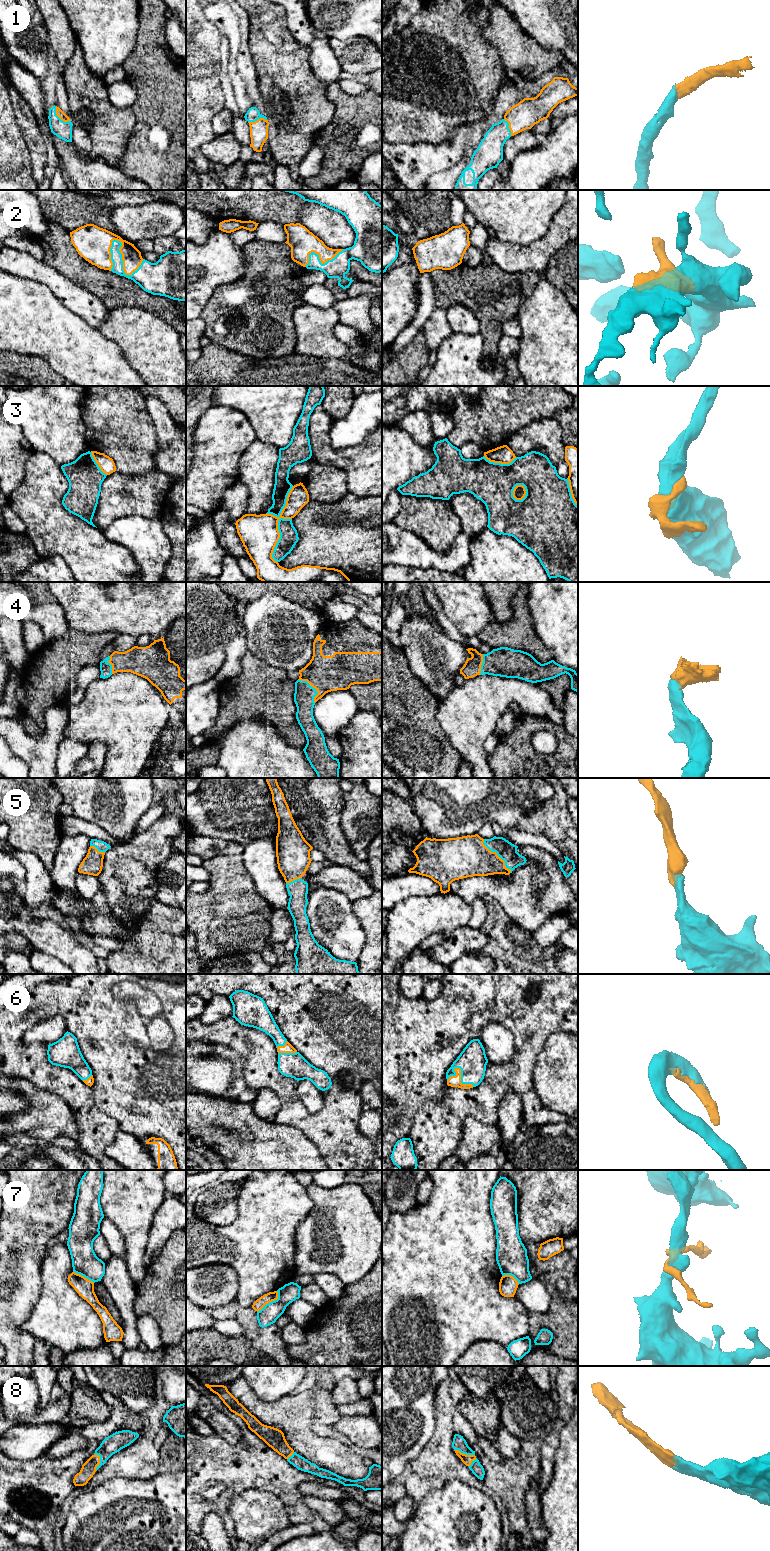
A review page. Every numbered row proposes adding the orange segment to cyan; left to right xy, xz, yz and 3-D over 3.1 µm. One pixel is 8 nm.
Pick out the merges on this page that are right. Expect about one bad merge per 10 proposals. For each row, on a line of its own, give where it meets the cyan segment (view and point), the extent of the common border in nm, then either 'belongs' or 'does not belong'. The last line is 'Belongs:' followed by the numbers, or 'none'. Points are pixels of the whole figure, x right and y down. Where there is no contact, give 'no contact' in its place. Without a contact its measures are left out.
1: meets cyan in xy at (58, 117); contact 170 nm long; belongs
2: meets cyan in xy at (122, 264); contact 320 nm long; belongs
3: meets cyan in xz at (278, 524); contact 650 nm long; does not belong
4: meets cyan in xz at (312, 687); contact 240 nm long; belongs
5: meets cyan in yz at (497, 854); contact 340 nm long; belongs
6: meets cyan in yz at (461, 1072); contact 220 nm long; belongs
7: meets cyan in xz at (270, 1302); contact 240 nm long; does not belong
8: meets cyan in xy at (100, 1461); contact 140 nm long; belongs
Belongs: 1, 2, 4, 5, 6, 8

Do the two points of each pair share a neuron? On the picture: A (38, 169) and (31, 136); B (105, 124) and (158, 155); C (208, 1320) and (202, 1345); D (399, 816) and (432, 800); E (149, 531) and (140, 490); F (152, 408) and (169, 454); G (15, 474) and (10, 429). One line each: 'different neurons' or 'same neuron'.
A: same neuron
B: different neurons
C: different neurons
D: different neurons
E: different neurons
F: same neuron
G: same neuron

